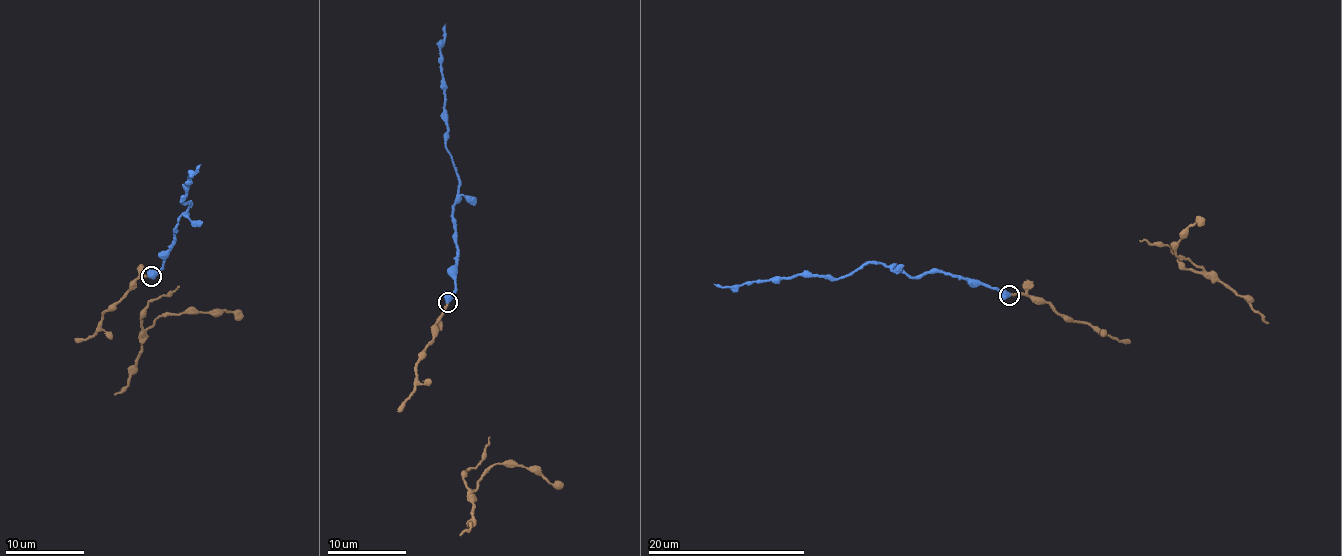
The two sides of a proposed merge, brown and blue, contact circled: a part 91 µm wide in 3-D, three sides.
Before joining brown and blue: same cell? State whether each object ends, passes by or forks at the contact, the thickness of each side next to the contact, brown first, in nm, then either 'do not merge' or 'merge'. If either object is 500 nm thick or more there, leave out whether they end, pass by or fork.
190/600 nm | merge

